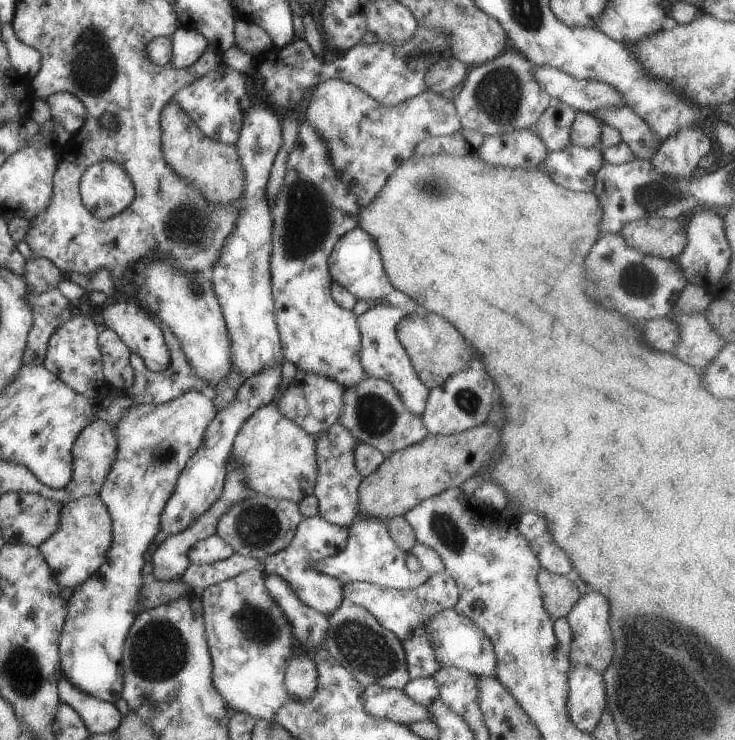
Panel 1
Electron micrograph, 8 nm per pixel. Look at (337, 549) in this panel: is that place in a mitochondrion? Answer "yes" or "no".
no

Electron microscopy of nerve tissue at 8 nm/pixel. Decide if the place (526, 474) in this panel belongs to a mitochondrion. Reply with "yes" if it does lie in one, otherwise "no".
yes

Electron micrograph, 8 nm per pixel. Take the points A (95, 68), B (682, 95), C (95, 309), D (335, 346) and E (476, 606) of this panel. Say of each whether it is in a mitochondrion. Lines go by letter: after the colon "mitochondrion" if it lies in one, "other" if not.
A: mitochondrion
B: other
C: other
D: other
E: other

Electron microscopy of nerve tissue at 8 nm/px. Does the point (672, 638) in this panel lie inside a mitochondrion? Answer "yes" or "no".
yes

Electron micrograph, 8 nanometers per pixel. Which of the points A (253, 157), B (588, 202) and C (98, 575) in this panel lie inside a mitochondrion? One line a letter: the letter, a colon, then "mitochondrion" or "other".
A: other
B: other
C: other

